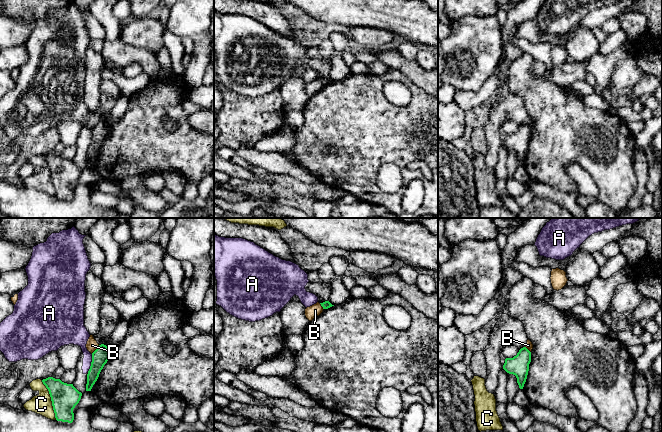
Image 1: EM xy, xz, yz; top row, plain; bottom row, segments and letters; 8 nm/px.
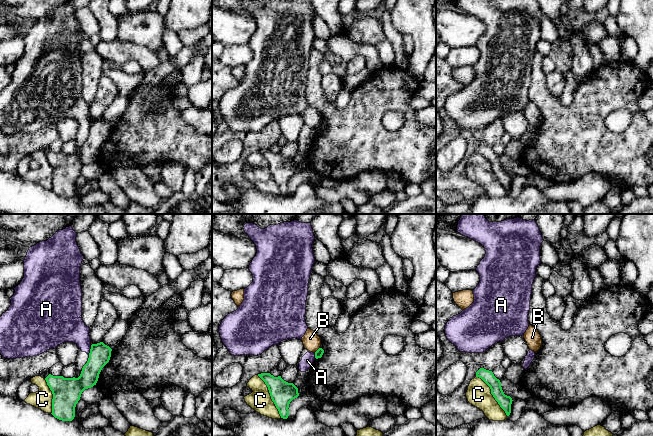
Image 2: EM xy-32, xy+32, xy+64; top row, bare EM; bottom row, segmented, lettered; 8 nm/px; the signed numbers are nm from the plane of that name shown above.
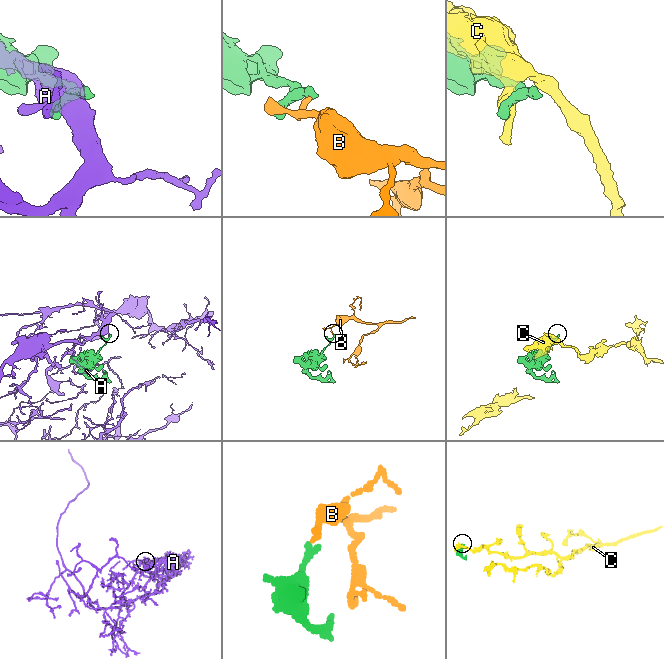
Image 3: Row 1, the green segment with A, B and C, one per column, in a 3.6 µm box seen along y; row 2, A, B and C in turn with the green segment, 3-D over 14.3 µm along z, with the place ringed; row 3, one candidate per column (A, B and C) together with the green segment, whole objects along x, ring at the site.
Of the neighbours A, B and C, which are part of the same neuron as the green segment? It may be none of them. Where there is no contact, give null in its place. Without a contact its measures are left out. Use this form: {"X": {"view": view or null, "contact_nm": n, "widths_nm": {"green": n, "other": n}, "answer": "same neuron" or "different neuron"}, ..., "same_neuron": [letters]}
{"A": {"view": "xy", "contact_nm": 150, "widths_nm": {"green": 140, "other": 160}, "answer": "different neuron"}, "B": {"view": "xy", "contact_nm": 100, "widths_nm": {"green": 140, "other": 90}, "answer": "different neuron"}, "C": {"view": "xy", "contact_nm": 340, "widths_nm": {"green": 220, "other": 160}, "answer": "different neuron"}, "same_neuron": []}

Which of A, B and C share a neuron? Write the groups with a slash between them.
A / B / C

